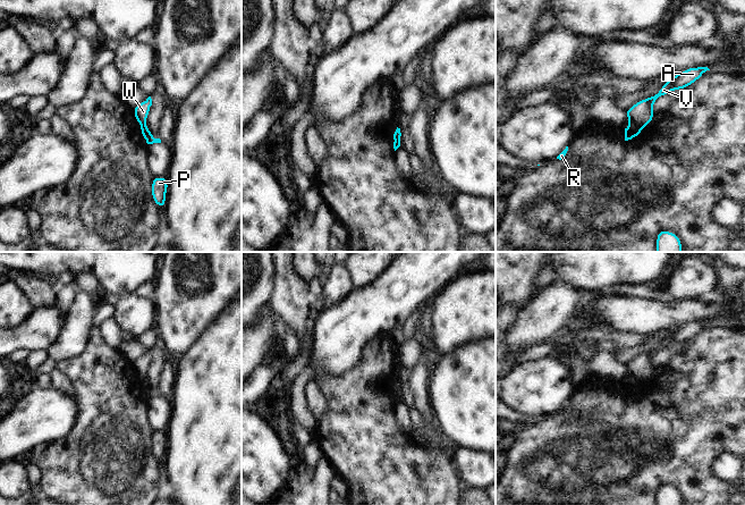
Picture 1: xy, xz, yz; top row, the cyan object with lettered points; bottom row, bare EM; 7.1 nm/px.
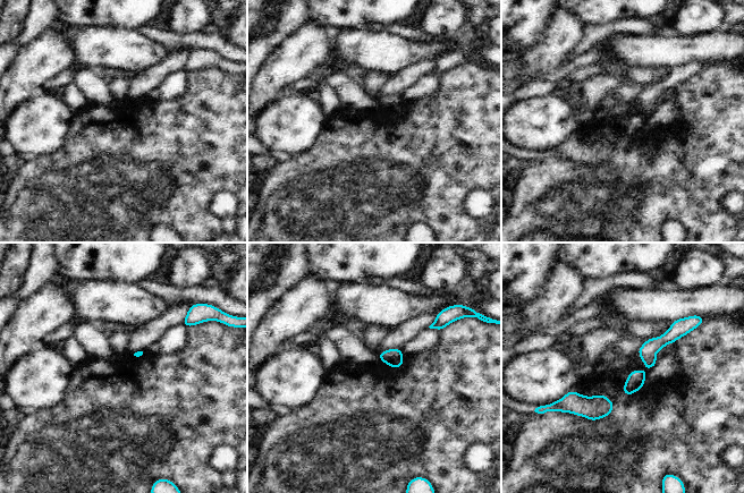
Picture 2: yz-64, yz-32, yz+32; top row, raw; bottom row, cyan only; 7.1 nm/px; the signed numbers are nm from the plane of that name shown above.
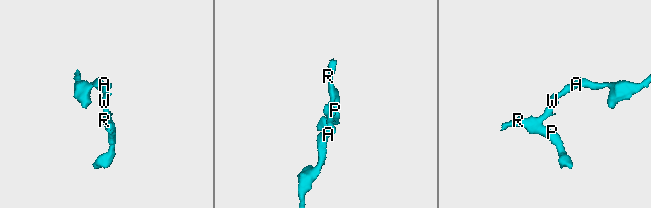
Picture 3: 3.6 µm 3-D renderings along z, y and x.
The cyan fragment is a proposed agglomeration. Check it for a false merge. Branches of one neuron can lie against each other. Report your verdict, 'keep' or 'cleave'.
cleave

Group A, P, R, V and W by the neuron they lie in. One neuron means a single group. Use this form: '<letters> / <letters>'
A V W / P R

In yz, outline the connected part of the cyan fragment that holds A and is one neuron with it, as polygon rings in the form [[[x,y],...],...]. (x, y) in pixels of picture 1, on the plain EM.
[[[692,321],[684,325],[683,327],[678,327],[676,330],[670,331],[666,338],[661,340],[658,347],[647,353],[641,354],[630,361],[625,367],[625,370],[632,377],[635,377],[641,382],[644,382],[652,376],[654,371],[652,361],[659,352],[667,350],[674,344],[686,343],[688,339],[696,336],[706,325],[710,323],[708,321]]]

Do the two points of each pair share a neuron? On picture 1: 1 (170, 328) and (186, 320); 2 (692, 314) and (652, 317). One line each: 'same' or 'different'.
1: same
2: same

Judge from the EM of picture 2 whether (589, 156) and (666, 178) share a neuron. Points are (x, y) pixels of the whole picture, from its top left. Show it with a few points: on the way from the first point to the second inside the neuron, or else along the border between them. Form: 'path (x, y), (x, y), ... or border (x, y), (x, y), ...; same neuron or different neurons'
border (614, 149), (605, 163), (590, 167), (581, 162); different neurons

